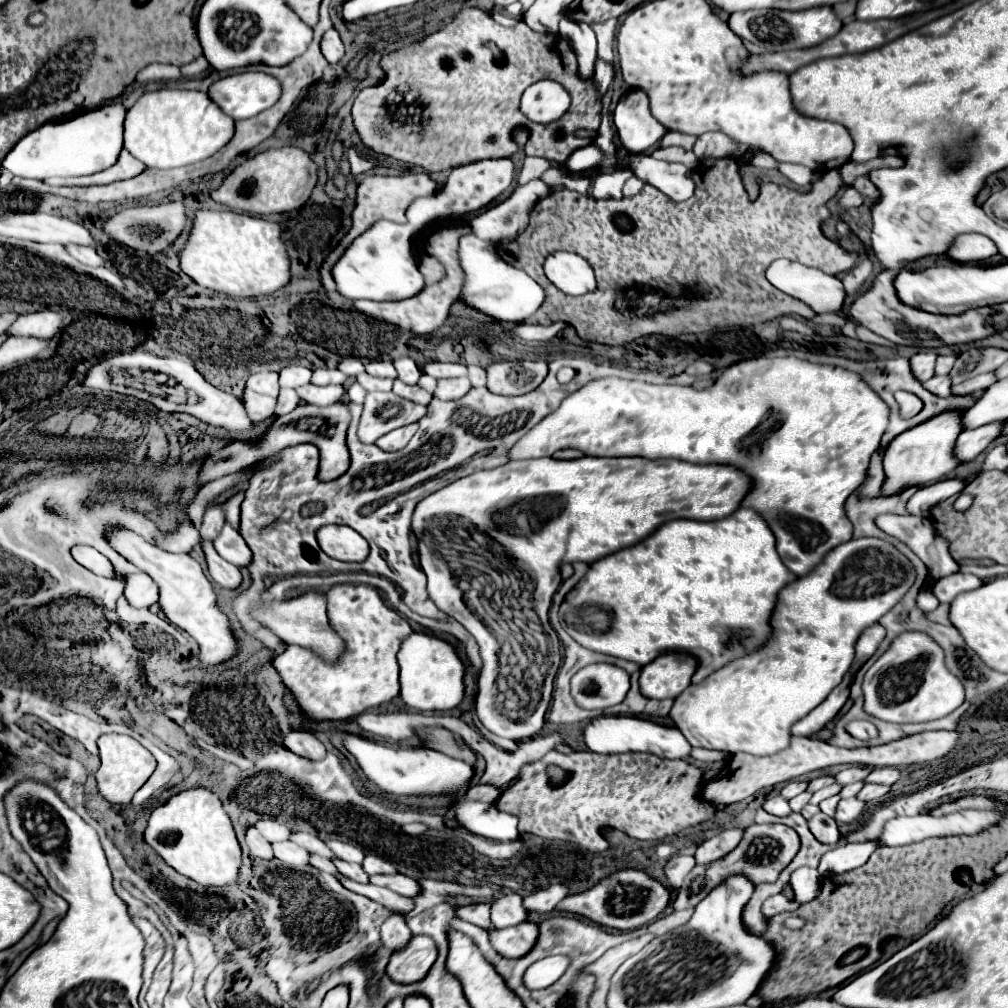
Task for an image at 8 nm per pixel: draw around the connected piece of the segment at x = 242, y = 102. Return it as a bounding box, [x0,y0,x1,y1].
[208,72,280,120]

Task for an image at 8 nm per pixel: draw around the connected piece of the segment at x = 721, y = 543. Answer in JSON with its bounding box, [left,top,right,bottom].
[560,508,796,684]

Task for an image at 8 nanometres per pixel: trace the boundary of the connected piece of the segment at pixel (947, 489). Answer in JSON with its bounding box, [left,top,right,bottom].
[906,480,966,516]

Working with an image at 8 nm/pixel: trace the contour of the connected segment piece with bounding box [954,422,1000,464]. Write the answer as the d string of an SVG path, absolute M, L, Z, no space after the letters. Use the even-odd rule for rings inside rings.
M990 422L988 426L978 426L976 430L964 430L956 440L956 458L964 464L974 460L980 452L988 448L1000 436L1000 422Z

